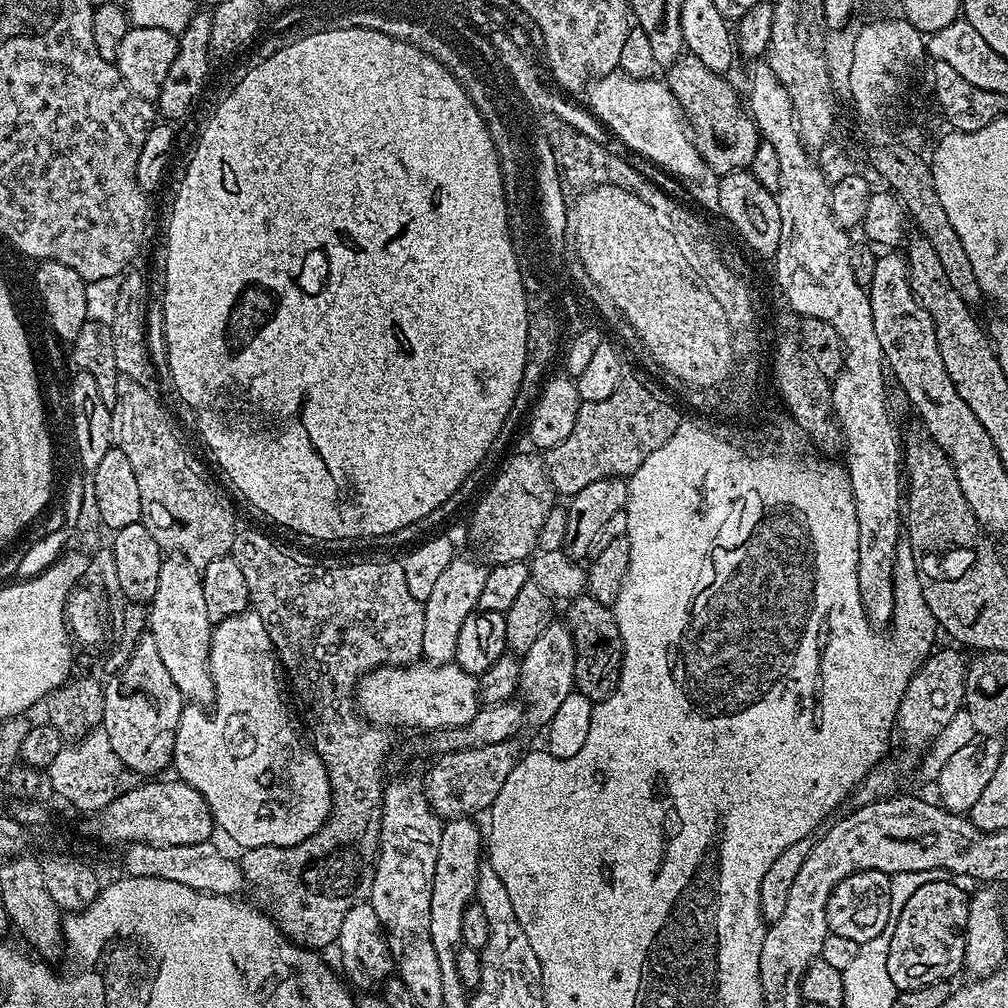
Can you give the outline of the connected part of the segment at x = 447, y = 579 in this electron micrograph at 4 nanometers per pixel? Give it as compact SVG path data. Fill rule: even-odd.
M458 554L446 566L446 571L438 578L430 598L423 601L424 629L422 630L422 646L424 656L432 662L448 662L456 655L458 646L458 630L462 630L462 622L477 611L482 598L482 585L486 582L489 565L479 564L464 554Z

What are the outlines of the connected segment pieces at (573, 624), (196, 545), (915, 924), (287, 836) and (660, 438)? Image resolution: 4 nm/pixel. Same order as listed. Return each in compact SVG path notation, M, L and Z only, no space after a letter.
M587 594L577 596L567 605L567 608L566 623L572 630L572 641L576 651L575 691L581 692L583 696L594 702L605 700L616 690L616 684L620 680L620 662L624 650L615 611L609 605L598 602L593 596Z
M118 378L118 394L112 407L112 442L115 448L126 454L138 481L138 494L142 498L141 521L154 534L161 549L171 550L190 561L198 570L203 570L214 558L229 555L238 531L236 512L224 492L208 477L204 464L184 445L176 420L164 409L164 404L151 392L148 384L134 382L134 378Z
M951 879L926 882L926 886L914 890L910 902L902 906L894 922L890 954L886 954L886 970L890 970L890 982L894 982L897 992L939 984L947 981L947 976L963 969L966 950L964 931L970 896L952 883L956 882Z
M255 610L239 612L236 616L219 621L213 627L212 649L210 650L208 661L212 671L216 709L207 716L203 707L185 707L182 718L178 722L178 730L174 738L174 754L172 755L171 767L176 768L175 775L183 780L185 784L194 786L194 790L198 790L198 794L202 794L202 798L208 803L209 810L212 811L215 827L219 831L221 828L240 847L240 850L257 848L258 846L294 846L298 842L310 838L328 821L328 816L332 813L332 787L328 781L328 771L322 762L322 758L306 739L305 733L304 736L300 733L300 724L296 721L296 716L292 713L291 706L288 705L289 689L286 687L286 676L280 667L276 648L270 642L270 634L266 630L262 618Z
M625 378L610 398L581 403L574 430L570 430L566 442L558 442L558 446L543 453L548 481L561 497L571 498L578 490L590 486L590 482L611 476L631 477L681 423L682 416L670 401L651 392L642 381Z

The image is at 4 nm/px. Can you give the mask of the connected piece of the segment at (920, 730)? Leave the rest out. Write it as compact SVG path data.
M937 647L932 655L925 659L919 670L910 678L898 706L894 728L912 752L923 753L933 740L937 740L940 731L947 728L948 723L955 720L965 707L964 680L968 677L969 661L966 656L964 660L965 653L959 647L951 647Z

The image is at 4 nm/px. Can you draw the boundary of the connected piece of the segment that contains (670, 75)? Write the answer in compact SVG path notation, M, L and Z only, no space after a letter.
M681 54L666 69L666 83L684 111L696 148L704 159L707 171L716 172L717 177L747 169L754 158L754 150L762 142L760 131L746 111L741 97L740 100L736 97L728 79L727 75L706 70L706 65L698 58L687 54Z

